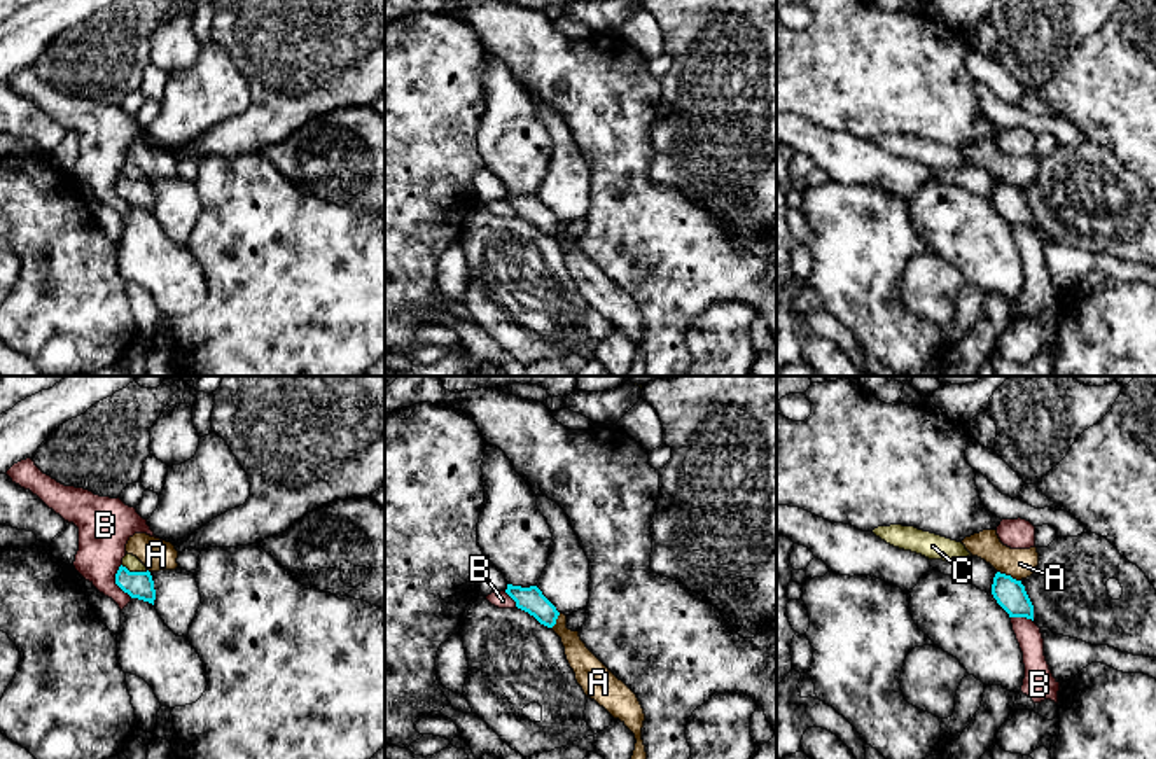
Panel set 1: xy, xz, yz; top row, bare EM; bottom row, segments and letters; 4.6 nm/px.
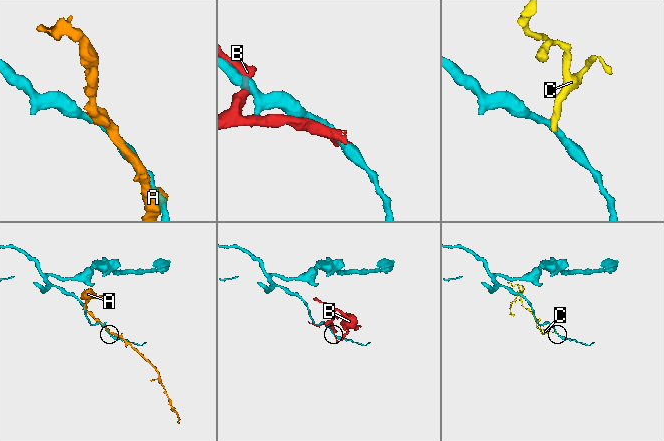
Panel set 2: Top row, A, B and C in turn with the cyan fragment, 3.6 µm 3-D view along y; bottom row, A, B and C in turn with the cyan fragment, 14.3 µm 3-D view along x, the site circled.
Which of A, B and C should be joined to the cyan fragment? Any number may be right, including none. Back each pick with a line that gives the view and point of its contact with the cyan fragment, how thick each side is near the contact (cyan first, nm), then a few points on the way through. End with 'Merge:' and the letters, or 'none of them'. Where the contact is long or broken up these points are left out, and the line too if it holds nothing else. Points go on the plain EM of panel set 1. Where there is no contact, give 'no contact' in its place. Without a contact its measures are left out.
Merge: none of them

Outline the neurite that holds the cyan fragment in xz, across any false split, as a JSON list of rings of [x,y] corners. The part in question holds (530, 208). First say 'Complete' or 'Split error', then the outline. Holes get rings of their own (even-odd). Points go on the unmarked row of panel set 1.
Complete. [[[507,192],[505,201],[516,210],[516,215],[533,224],[540,233],[553,236],[560,220],[542,203],[537,194],[521,196]]]

